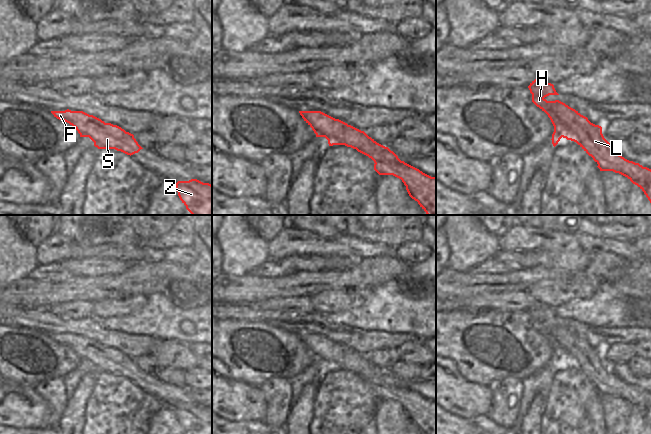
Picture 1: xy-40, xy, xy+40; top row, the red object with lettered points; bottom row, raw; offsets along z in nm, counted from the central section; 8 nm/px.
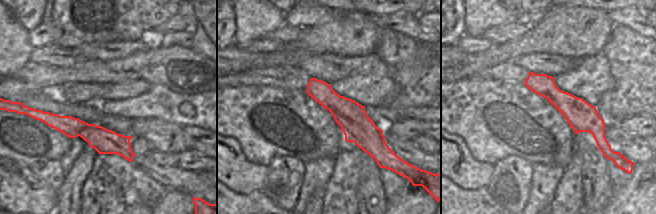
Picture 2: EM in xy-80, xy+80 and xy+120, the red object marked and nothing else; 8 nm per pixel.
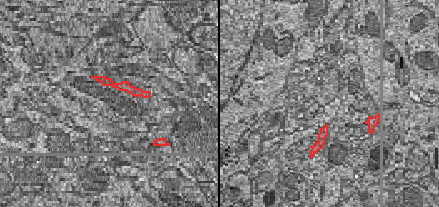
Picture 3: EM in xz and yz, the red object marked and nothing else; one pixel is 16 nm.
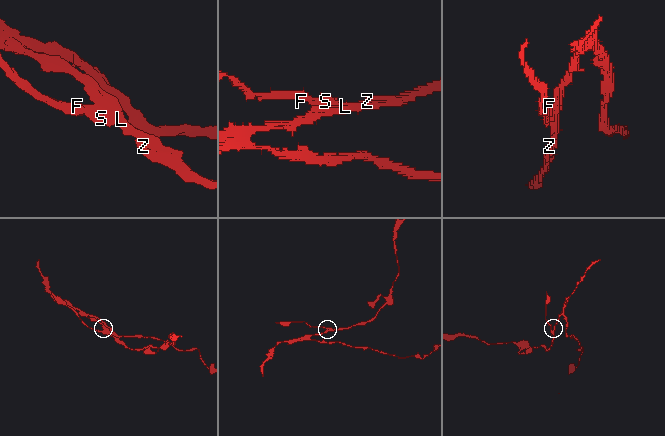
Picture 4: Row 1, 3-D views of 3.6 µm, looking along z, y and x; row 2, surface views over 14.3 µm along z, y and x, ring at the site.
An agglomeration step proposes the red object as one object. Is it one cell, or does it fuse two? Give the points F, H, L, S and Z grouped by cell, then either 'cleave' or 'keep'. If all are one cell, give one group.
F S / H L Z | cleave

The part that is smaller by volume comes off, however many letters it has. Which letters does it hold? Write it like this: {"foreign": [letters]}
{"foreign": ["F", "S"]}

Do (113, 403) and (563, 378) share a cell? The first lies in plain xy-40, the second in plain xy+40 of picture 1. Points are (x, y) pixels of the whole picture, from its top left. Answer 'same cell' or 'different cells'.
same cell

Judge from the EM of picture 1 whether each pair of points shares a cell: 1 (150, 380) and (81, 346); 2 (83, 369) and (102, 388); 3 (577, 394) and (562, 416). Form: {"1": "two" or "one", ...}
{"1": "one", "2": "two", "3": "one"}

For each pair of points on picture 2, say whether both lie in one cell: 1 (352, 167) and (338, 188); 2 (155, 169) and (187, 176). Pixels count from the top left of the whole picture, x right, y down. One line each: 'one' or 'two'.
1: one
2: one

